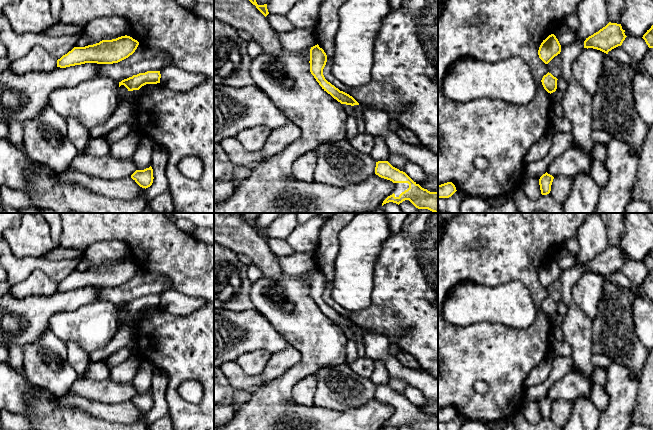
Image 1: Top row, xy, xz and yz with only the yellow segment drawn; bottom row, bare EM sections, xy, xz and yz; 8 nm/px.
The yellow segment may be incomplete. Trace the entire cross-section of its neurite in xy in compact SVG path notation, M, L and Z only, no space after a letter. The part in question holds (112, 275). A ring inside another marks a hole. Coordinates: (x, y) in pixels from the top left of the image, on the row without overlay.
M125 259L112 264L102 264L85 271L74 271L57 284L57 291L66 292L85 287L118 287L132 279L138 269L137 264Z

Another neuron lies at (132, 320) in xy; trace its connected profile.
M133 314L133 315L128 315L125 318L125 324L131 326L132 328L136 328L136 326L138 325L139 321L141 319L141 314Z

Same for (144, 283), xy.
M139 268L128 282L113 288L101 288L98 300L109 301L117 306L147 295L161 295L171 289L169 280L163 275Z

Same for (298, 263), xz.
M294 252L289 256L276 256L282 272L288 276L298 276L317 269L315 252Z

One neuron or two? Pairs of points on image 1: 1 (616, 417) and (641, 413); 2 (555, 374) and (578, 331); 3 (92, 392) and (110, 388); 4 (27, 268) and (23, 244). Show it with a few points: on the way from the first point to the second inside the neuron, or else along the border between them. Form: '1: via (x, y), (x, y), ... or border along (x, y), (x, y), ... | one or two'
1: border along (637, 392), (635, 407), (630, 419) | two
2: border along (570, 357), (574, 365) | two
3: via (96, 391), (106, 391) | one
4: border along (10, 248), (19, 257), (41, 257) | two

